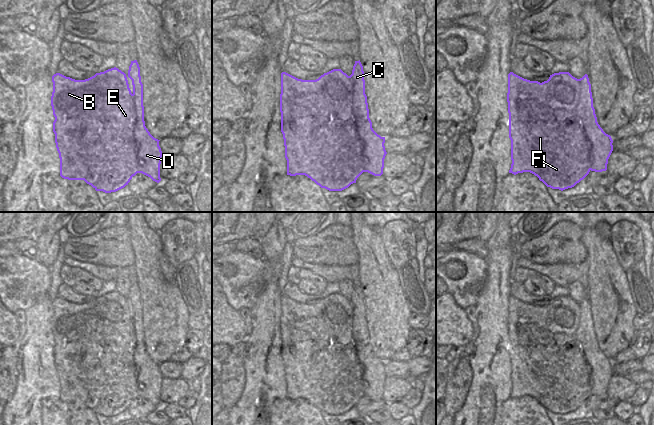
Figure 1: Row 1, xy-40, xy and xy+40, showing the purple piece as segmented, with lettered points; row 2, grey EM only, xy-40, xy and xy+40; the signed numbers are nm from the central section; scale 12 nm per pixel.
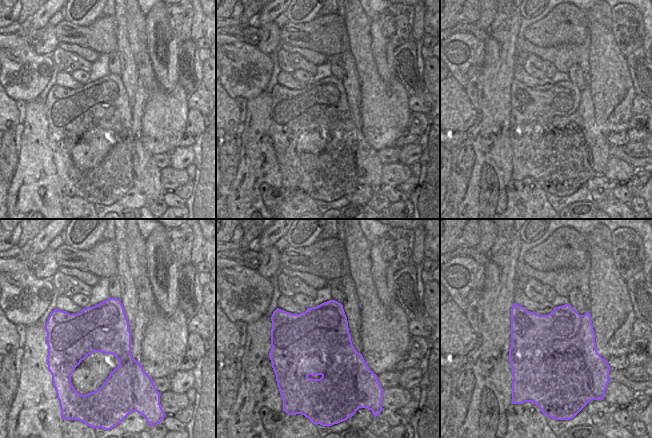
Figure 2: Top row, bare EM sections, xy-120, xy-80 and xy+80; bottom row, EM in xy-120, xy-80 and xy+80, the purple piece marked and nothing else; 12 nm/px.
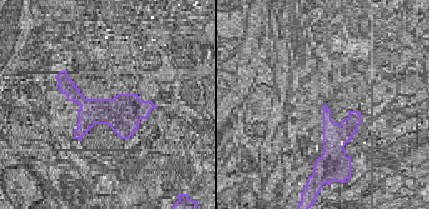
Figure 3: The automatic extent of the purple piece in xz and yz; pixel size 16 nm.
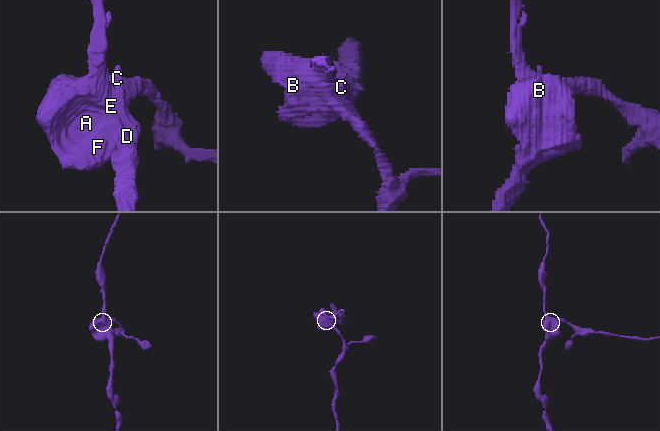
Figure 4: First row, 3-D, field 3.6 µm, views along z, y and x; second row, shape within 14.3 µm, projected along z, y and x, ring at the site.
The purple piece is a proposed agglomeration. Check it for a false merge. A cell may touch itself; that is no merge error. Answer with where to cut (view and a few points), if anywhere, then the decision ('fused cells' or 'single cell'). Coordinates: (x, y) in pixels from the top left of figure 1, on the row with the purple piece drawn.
cut in xy-40 along (152, 136), (136, 140), (136, 172); fused cells

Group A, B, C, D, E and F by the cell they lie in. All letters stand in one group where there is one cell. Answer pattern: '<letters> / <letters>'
A B C E F / D

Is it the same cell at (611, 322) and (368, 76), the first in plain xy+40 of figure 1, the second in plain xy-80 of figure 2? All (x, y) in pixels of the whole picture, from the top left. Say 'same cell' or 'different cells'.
same cell

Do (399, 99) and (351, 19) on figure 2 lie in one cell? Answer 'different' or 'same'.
same

